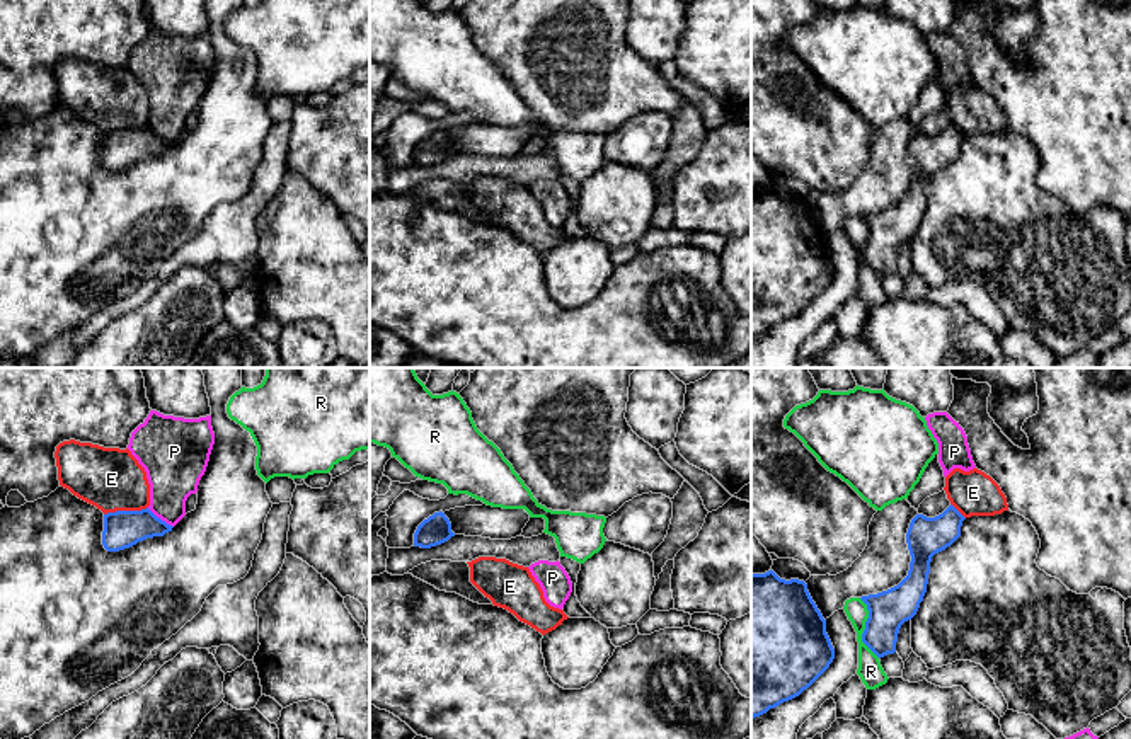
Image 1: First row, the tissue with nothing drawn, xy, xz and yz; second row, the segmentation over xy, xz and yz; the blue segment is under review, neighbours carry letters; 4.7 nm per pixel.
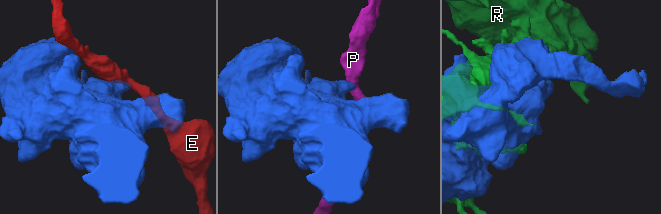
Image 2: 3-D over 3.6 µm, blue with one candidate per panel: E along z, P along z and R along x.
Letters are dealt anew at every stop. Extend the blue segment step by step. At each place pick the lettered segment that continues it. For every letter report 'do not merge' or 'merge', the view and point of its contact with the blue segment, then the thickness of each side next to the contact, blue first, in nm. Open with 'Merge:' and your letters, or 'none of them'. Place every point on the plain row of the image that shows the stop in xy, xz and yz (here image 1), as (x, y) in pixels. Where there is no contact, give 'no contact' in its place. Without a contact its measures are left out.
Merge: none of them
E: do not merge; meets blue in xy at (125, 130); 180 nm thick on the blue side, 300 nm on the other
P: do not merge; meets blue in xy at (159, 137); 180 nm thick on the blue side, 260 nm on the other
R: do not merge; meets blue in yz at (866, 247); 190 nm thick on the blue side, 120 nm on the other

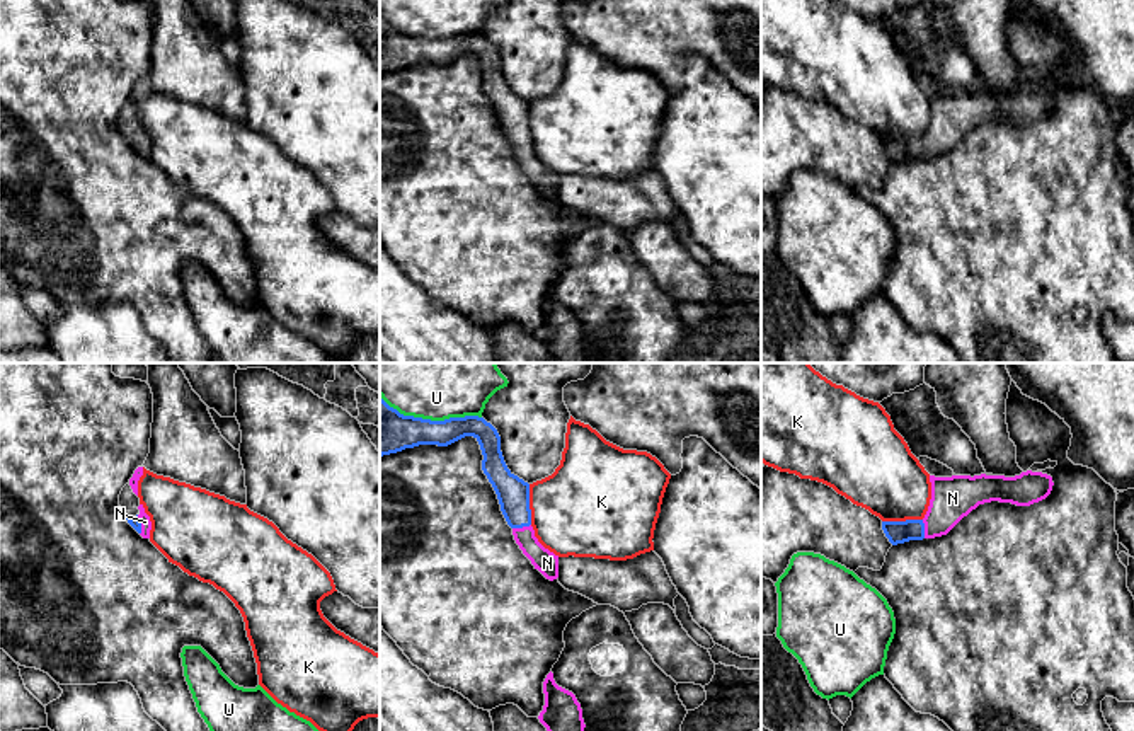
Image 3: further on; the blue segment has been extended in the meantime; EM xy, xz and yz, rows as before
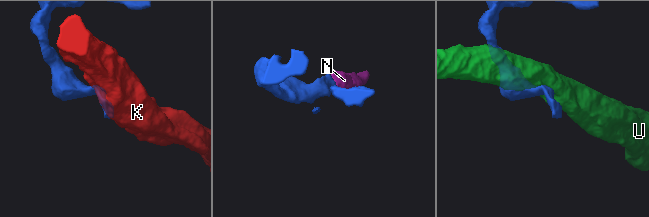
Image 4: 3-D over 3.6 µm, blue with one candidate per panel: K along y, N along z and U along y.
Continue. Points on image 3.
Merge: N
K: do not merge; meets blue in xz at (528, 123); 160 nm thick on the blue side, 440 nm on the other
N: merge; meets blue in xy at (140, 143); 50 nm thick on the blue side, 50 nm on the other
U: do not merge; meets blue in xz at (429, 38); 240 nm thick on the blue side, 190 nm on the other

